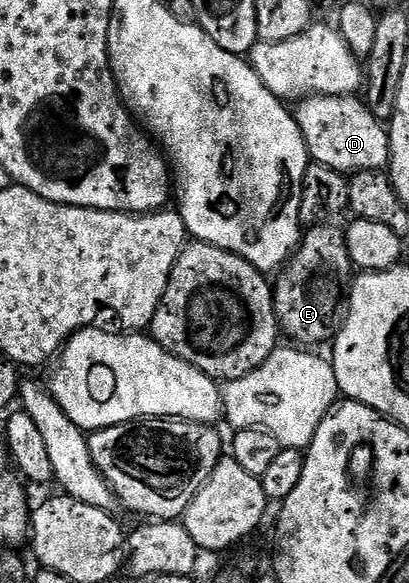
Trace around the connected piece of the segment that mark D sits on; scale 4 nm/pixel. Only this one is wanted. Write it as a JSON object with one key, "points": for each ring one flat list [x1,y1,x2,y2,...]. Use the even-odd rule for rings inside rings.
{"points":[[311,94,296,107,298,128,313,162,328,165,333,171,380,171,390,162,390,137,387,128,370,112,361,98,348,95]]}

